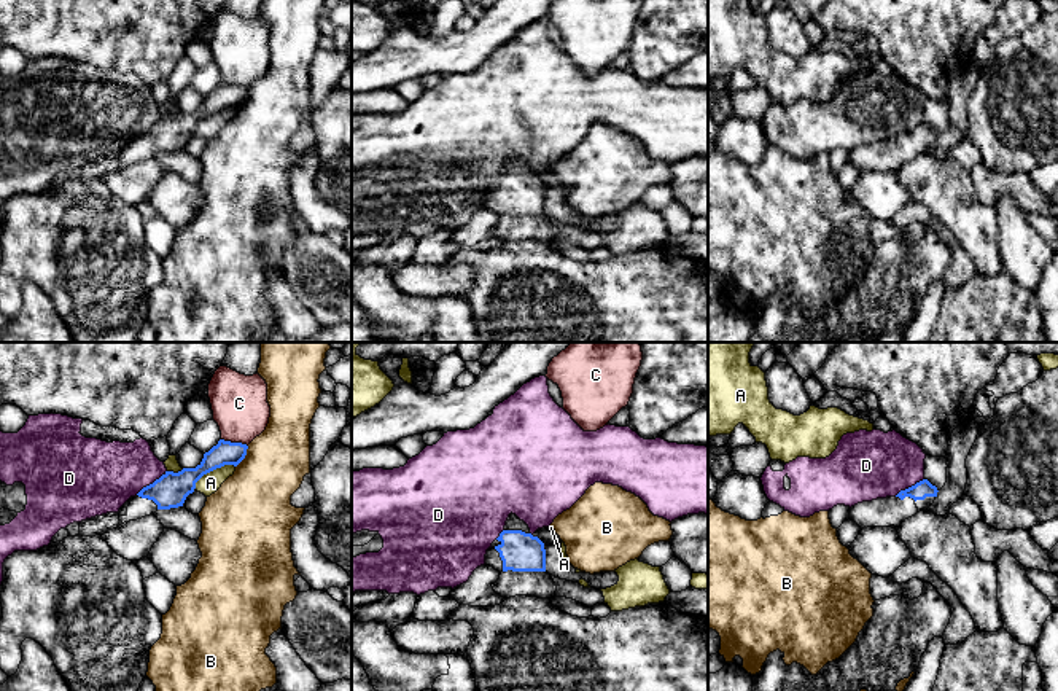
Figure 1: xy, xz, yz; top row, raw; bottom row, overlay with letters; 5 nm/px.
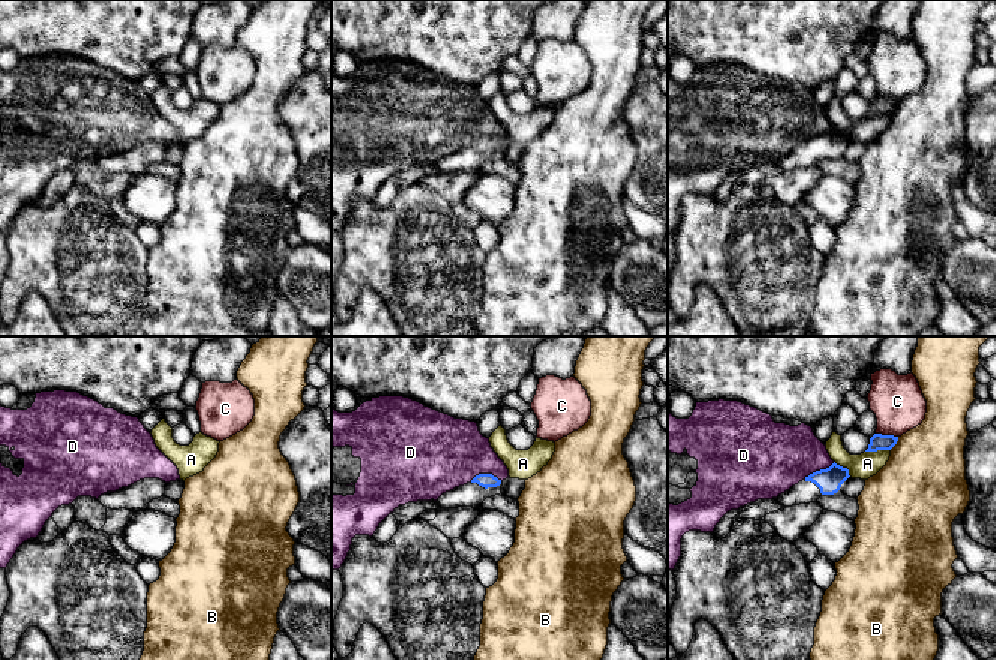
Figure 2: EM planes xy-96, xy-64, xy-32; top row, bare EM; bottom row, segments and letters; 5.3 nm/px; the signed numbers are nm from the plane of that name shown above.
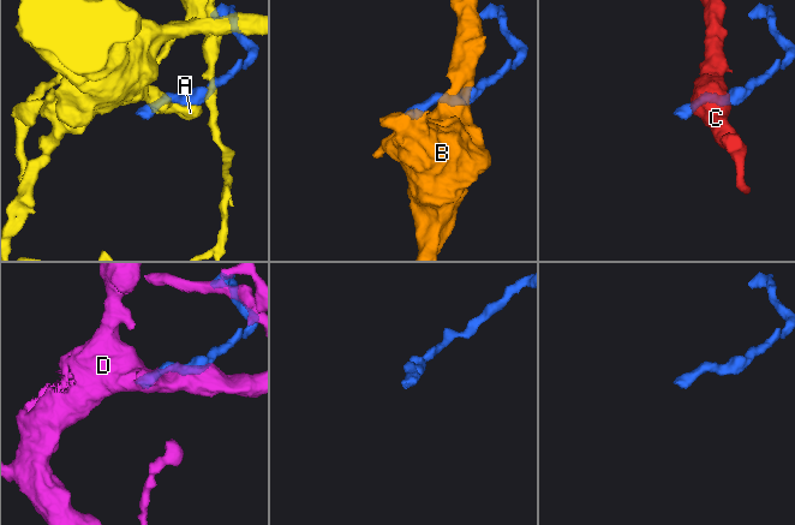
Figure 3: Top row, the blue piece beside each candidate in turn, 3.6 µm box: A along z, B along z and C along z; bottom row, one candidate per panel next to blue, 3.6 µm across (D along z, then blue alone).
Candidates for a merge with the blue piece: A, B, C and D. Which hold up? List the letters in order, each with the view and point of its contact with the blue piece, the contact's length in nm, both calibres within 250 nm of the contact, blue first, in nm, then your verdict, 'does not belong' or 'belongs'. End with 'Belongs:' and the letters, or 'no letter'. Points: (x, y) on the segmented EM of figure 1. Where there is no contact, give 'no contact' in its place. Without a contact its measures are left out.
A: contact xy (212, 470); length 240 nm; calibres 170 and 100 nm; does not belong
B: contact xy (244, 457); length 130 nm; calibres 120 and 380 nm; does not belong
C: contact xy (234, 443); length 140 nm; calibres 120 and 280 nm; does not belong
D: contact xy (150, 484); length 200 nm; calibres 170 and 360 nm; does not belong
Belongs: no letter

